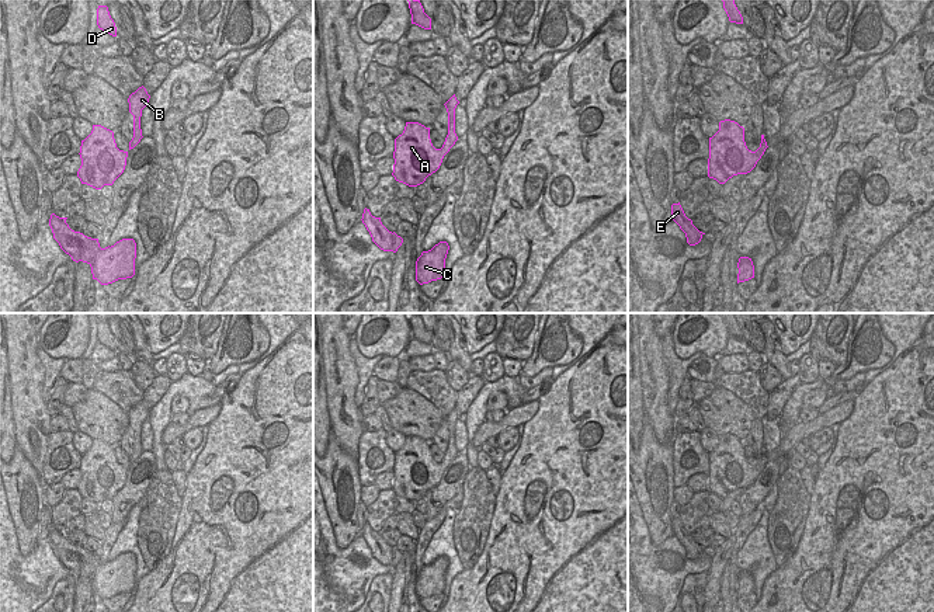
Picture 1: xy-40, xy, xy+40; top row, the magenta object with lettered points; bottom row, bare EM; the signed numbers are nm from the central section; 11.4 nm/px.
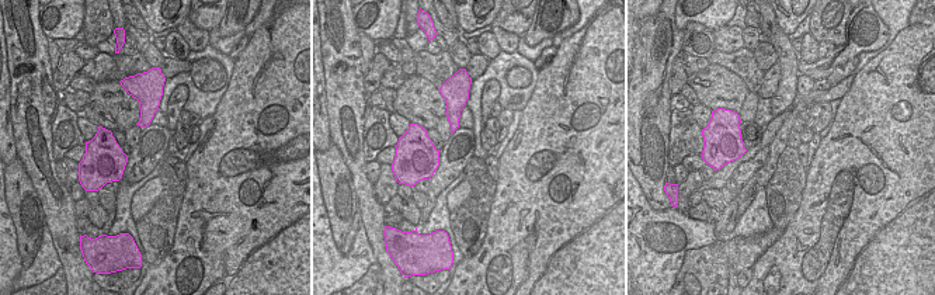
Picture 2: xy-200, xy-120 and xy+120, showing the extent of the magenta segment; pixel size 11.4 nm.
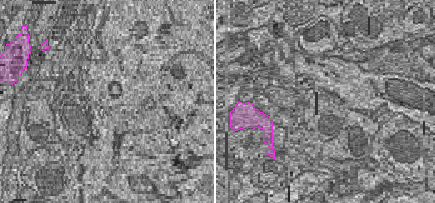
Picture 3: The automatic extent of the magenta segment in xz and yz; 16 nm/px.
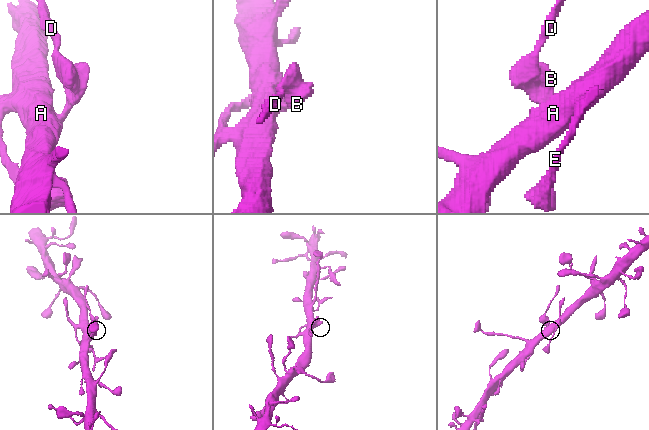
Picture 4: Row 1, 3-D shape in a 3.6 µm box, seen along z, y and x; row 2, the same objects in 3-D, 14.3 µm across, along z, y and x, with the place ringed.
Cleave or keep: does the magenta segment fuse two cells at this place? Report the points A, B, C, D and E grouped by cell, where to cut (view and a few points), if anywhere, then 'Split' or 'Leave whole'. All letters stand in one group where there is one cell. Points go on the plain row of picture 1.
Groups: A B C D E. No split. Leave whole.

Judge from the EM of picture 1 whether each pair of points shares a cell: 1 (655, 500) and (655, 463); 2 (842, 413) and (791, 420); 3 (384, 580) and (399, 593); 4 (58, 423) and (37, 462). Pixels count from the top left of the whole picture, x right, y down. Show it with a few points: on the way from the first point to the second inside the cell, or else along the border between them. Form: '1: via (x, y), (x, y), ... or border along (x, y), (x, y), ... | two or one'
1: via (655, 491), (655, 472) | one
2: border along (798, 420), (783, 437) | two
3: border along (392, 573), (389, 597) | two
4: border along (52, 417), (51, 431) | two

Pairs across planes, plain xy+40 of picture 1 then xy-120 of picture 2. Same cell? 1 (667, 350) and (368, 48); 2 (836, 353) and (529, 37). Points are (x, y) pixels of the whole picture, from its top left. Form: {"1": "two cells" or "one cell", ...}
{"1": "one cell", "2": "two cells"}

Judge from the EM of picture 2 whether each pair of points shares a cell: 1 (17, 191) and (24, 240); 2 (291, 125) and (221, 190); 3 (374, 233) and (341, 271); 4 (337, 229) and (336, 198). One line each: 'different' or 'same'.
1: same
2: same
3: different
4: same

